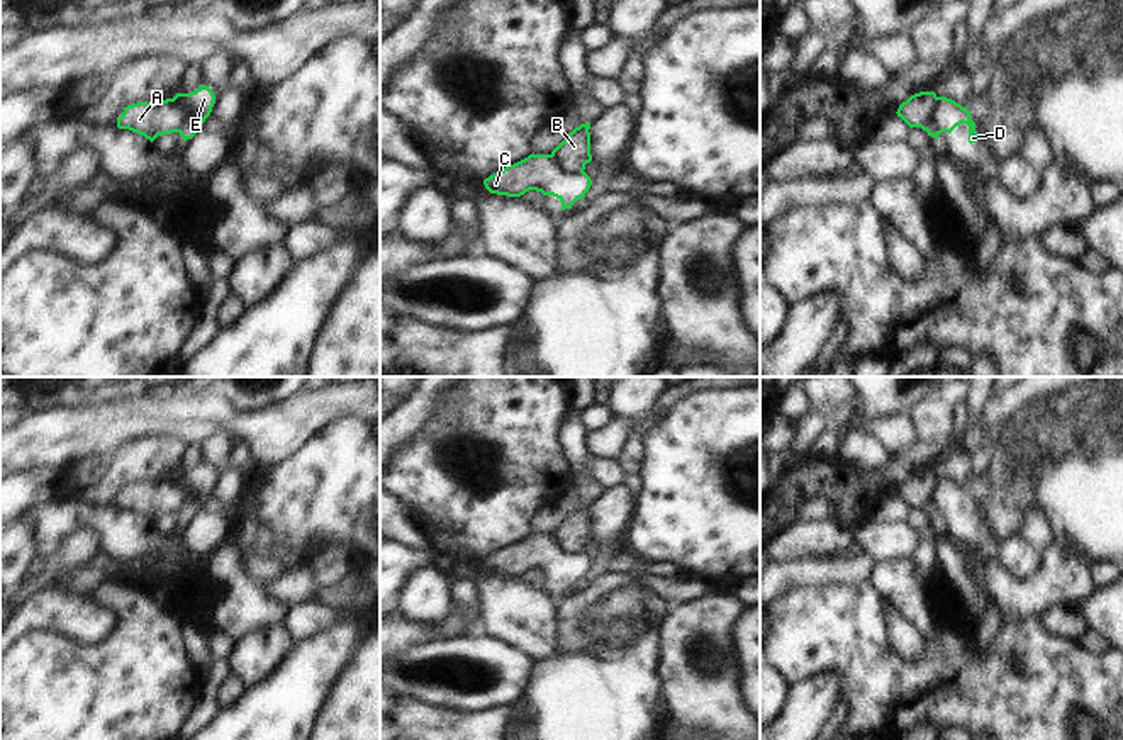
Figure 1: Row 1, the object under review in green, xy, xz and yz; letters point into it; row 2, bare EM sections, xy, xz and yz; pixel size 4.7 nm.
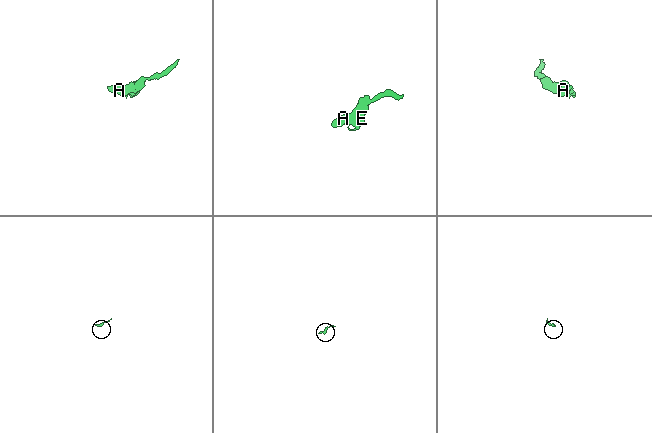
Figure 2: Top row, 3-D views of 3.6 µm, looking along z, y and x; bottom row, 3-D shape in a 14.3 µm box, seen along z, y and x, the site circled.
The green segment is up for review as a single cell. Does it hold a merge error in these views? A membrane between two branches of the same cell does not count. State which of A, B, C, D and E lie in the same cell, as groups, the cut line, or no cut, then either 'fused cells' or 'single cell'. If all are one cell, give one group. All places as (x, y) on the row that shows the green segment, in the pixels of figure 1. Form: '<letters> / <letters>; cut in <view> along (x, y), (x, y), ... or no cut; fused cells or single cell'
A C D E / B; cut in xz along (550, 155), (562, 170), (569, 173), (582, 172); fused cells

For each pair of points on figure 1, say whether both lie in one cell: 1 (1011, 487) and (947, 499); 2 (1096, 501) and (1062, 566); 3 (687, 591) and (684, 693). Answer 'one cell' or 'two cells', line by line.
1: two cells
2: two cells
3: two cells

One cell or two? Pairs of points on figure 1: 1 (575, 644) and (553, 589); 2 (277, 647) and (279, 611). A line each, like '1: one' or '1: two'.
1: two
2: two

